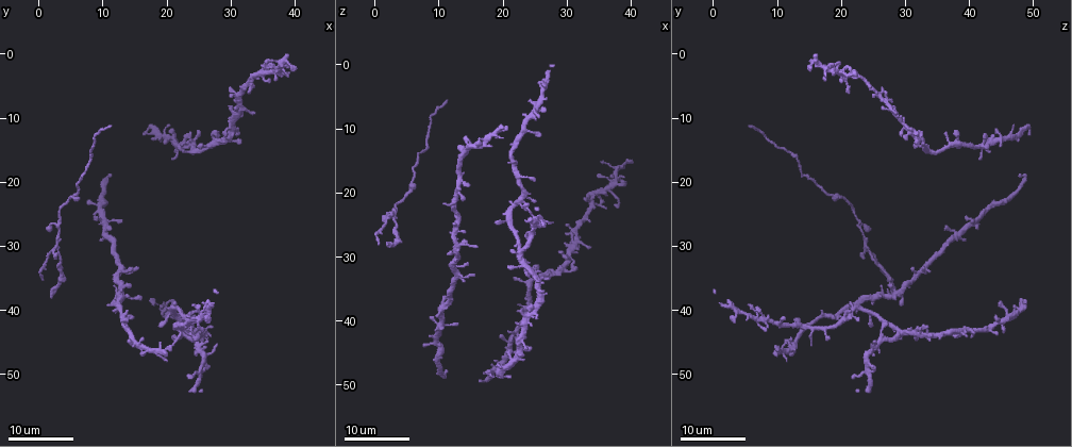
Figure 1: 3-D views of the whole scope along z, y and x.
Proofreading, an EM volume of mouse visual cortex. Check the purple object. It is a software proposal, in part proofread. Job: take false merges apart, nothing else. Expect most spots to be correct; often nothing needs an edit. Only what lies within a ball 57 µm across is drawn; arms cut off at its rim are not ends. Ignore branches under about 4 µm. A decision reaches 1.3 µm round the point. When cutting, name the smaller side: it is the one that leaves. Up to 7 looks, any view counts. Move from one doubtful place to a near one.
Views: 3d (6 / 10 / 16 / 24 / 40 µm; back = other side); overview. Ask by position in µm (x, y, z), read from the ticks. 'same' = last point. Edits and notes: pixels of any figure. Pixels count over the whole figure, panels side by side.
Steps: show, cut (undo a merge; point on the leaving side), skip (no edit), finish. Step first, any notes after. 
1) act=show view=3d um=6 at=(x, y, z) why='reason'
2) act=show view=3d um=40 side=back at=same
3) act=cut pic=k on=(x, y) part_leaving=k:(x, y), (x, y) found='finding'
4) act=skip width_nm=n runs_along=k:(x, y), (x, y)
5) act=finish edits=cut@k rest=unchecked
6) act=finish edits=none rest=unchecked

act=show view=3d um=16 at=(12.5, 37.5, 26.0) why='four-way junction'

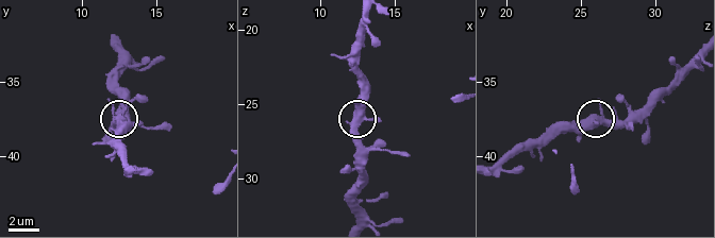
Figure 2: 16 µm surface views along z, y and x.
act=show view=3d um=10 at=(12.4, 37.2, 26.0) why='zoom in'

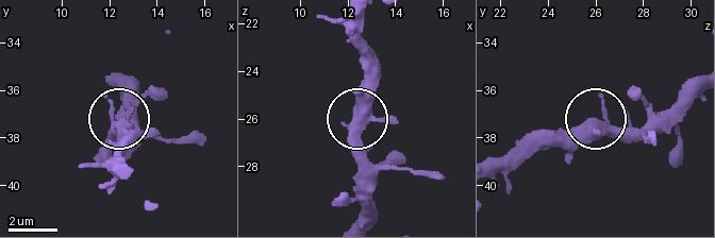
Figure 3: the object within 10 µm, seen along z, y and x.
act=skip side_arm_um=48 runs_along=3:(696, 80), (634, 129), (592, 117), (527, 135) found='continuous, no second neuron'

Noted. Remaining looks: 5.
act=show view=3d um=16 at=(23.0, 43.5, 29.5) why='four arms meet'

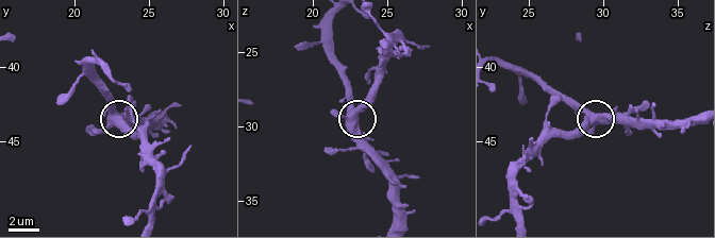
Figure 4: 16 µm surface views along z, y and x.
act=show view=3d um=10 at=(22.8, 43.6, 29.2) why='zoom in'

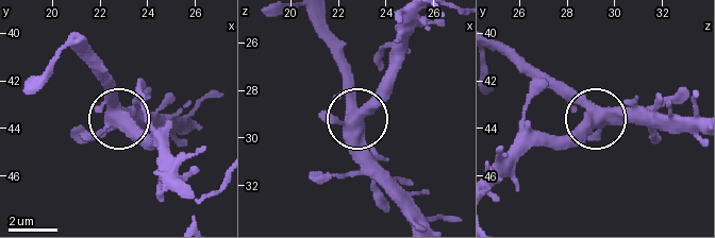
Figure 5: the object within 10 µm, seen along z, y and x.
act=skip arms=4 runs_along=5:(320, 20), (350, 112), (363, 112), (392, 84) found='one neuron here'

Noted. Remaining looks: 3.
act=show view=3d um=16 at=(22.5, 42.5, 13.0)

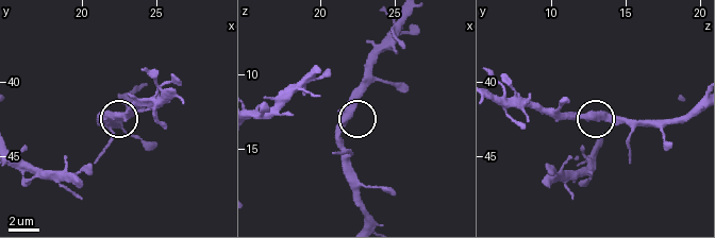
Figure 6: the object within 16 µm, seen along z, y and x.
act=show view=3d um=6 at=(22.0, 42.4, 12.6)

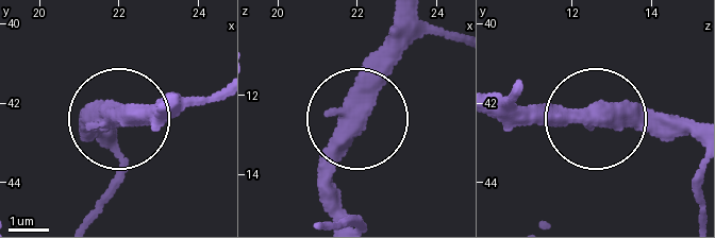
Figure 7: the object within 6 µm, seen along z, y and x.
act=skip found='continuous, no second neuron'

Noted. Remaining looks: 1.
act=finish edits=none rest=unchecked

